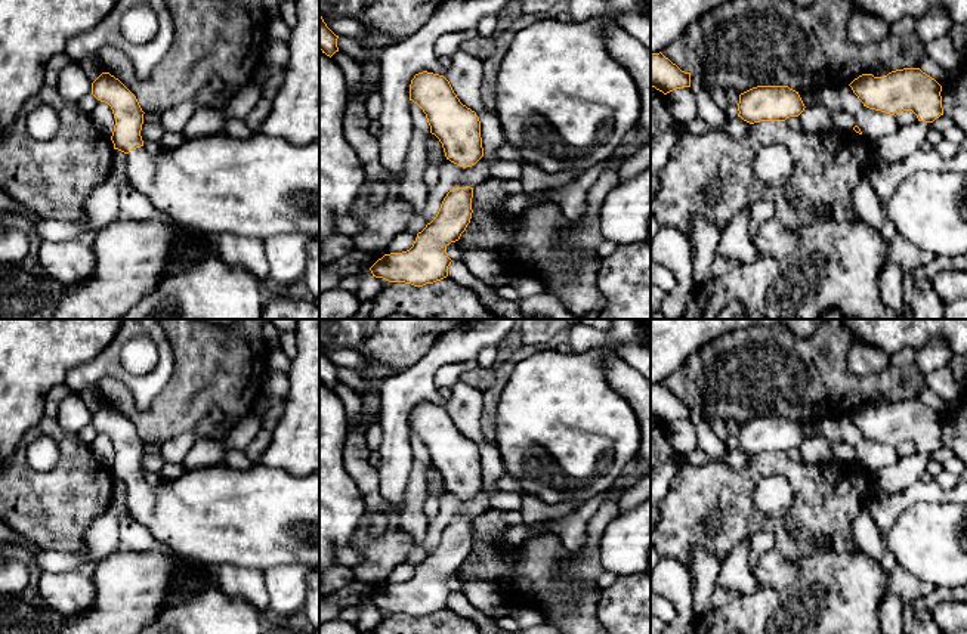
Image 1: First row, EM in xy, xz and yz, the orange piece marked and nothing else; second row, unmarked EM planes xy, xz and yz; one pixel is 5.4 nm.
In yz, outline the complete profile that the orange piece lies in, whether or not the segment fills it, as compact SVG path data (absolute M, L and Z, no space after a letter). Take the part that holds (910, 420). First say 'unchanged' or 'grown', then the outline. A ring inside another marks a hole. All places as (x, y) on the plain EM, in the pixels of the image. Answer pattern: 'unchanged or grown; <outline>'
unchanged; M903 399L883 408L862 405L849 415L863 437L898 446L912 442L918 452L943 446L942 417L920 399Z

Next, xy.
grown; M102 403L92 426L111 437L114 480L126 485L129 517L140 523L157 547L208 567L232 565L268 570L279 565L319 567L319 471L293 476L256 464L237 470L226 464L192 468L170 485L151 486L140 467L143 442L136 427L114 406Z

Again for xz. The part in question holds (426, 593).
unchanged; M454 519L444 529L436 548L417 565L413 578L384 585L371 599L376 609L414 618L433 615L448 607L451 590L447 578L460 570L472 550L473 519Z

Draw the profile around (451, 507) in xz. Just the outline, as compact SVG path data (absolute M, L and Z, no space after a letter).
M482 488L472 498L460 498L449 491L442 492L439 498L439 513L430 520L426 531L426 553L430 554L447 528L454 519L475 519L489 508L491 491Z

